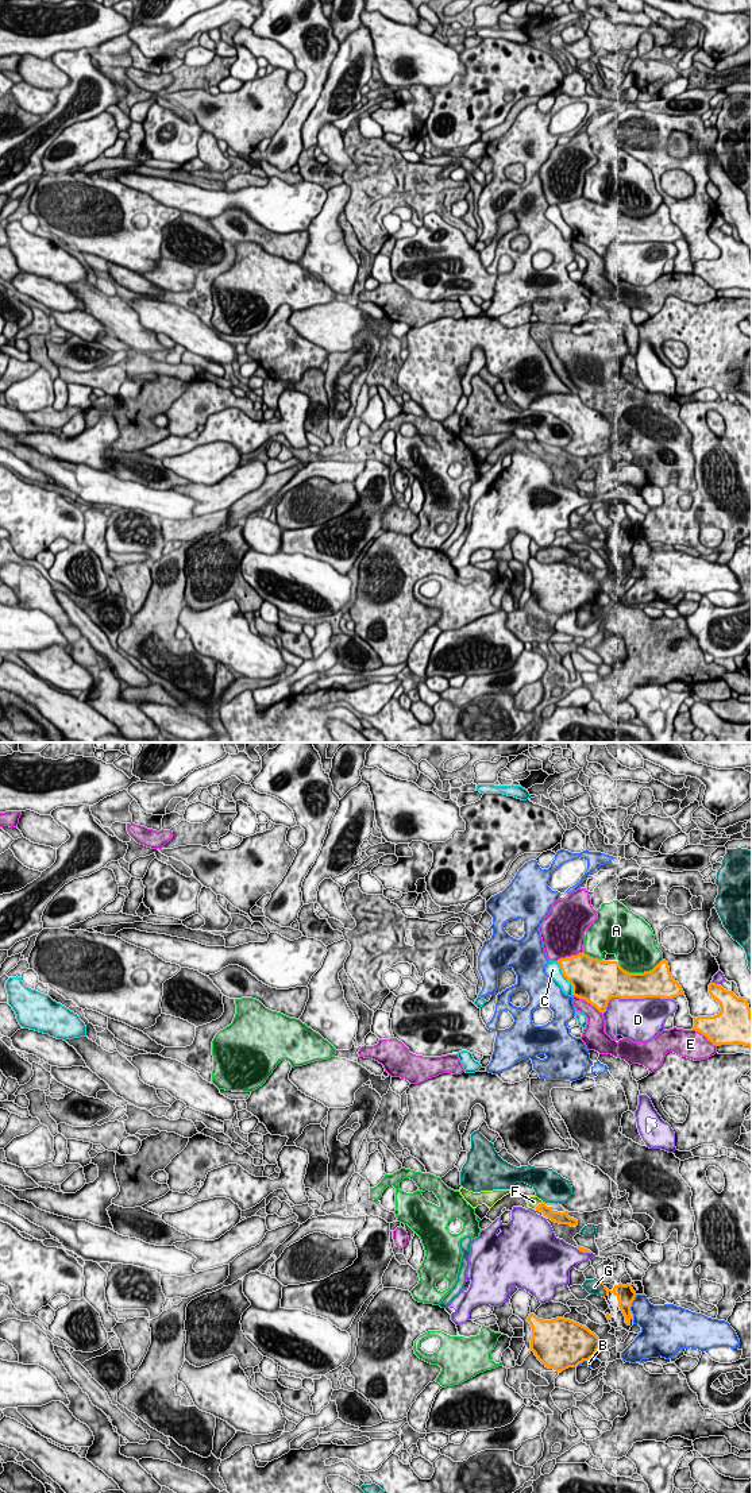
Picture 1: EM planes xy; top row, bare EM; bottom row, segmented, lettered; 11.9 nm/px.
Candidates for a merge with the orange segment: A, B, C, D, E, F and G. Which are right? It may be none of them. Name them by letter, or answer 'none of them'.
F

